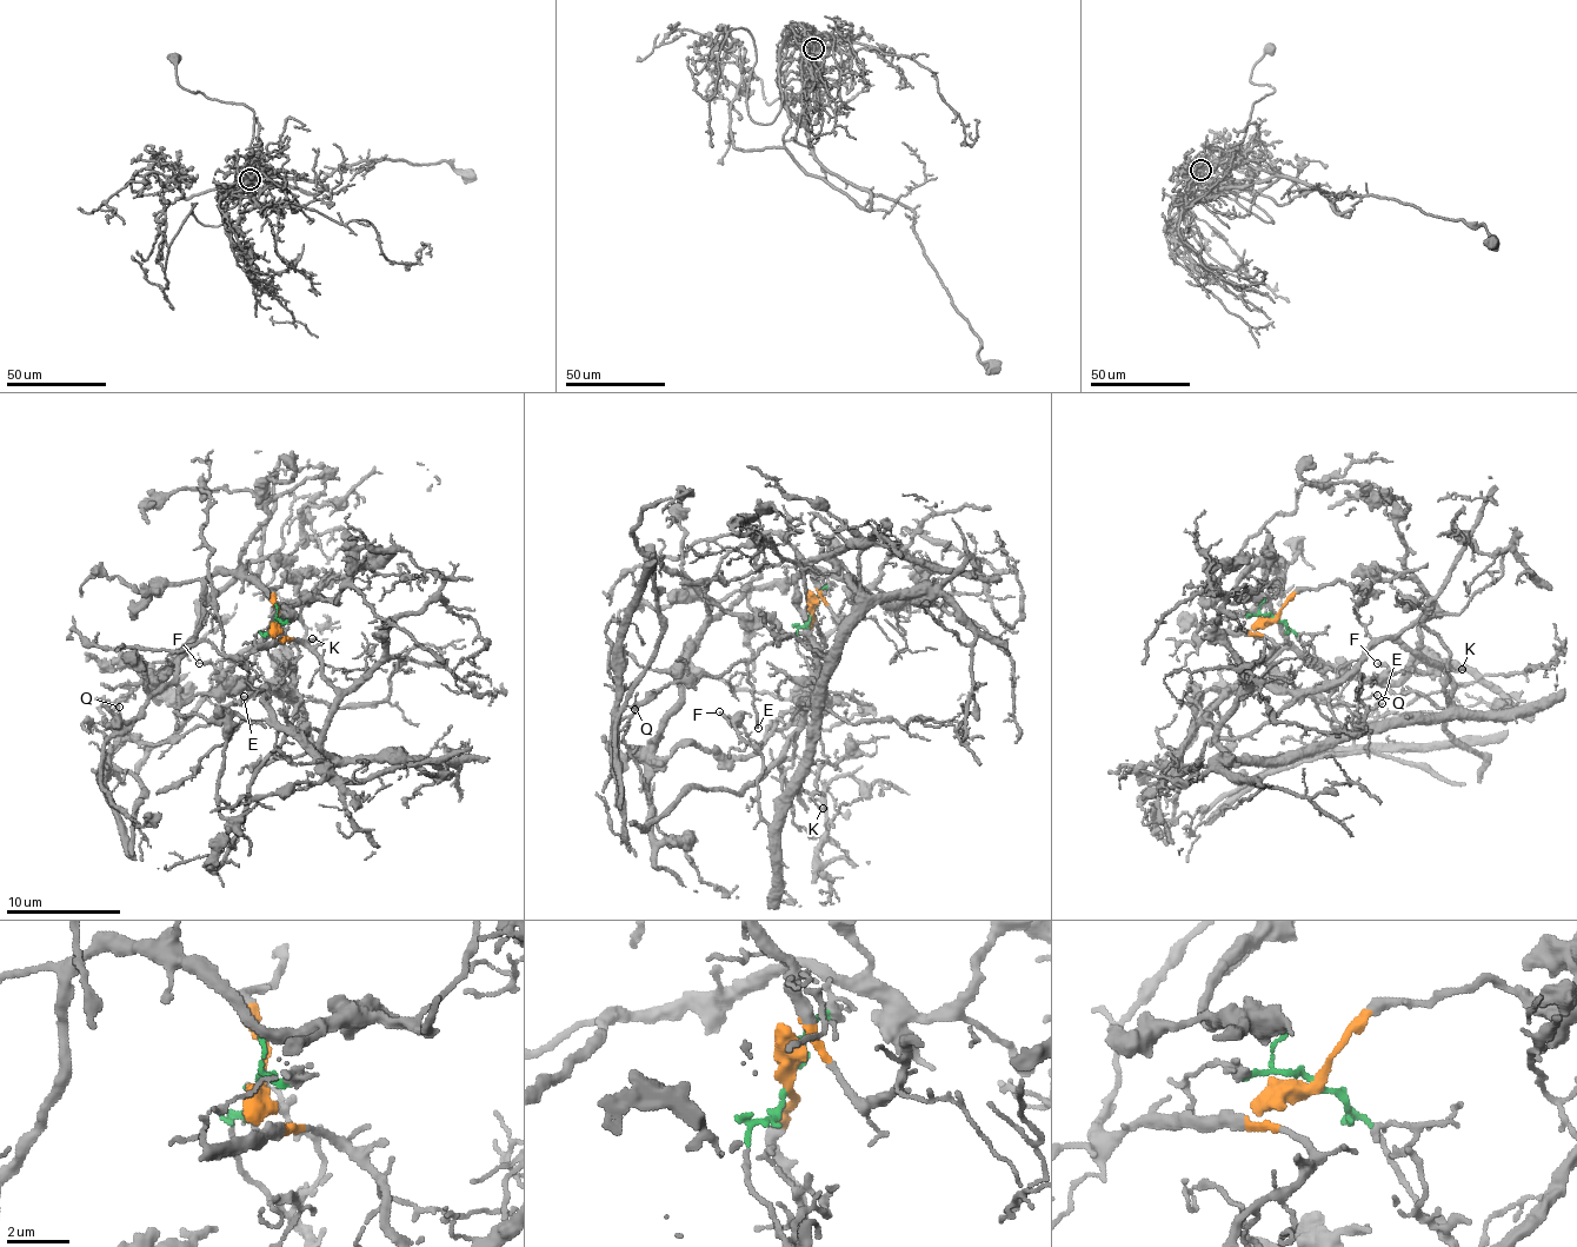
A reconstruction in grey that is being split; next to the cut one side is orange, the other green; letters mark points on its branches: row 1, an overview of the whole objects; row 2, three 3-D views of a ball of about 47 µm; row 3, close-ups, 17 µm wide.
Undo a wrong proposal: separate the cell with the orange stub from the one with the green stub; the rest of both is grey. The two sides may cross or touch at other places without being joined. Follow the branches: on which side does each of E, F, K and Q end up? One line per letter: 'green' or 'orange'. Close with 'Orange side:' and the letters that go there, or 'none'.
E: green
F: orange
K: orange
Q: green
Orange side: F, K

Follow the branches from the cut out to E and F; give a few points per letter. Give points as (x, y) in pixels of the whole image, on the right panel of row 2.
E: (1275, 618), (1292, 634), (1325, 680), (1302, 688), (1286, 687), (1291, 683), (1321, 704), (1382, 704)
F: (1275, 618), (1256, 631), (1273, 649), (1246, 671), (1217, 736), (1233, 760), (1474, 716), (1395, 694), (1378, 664)

